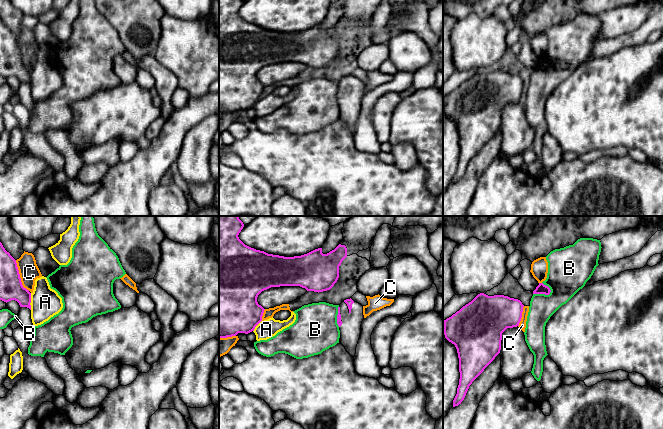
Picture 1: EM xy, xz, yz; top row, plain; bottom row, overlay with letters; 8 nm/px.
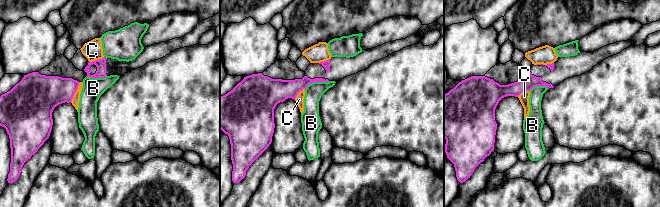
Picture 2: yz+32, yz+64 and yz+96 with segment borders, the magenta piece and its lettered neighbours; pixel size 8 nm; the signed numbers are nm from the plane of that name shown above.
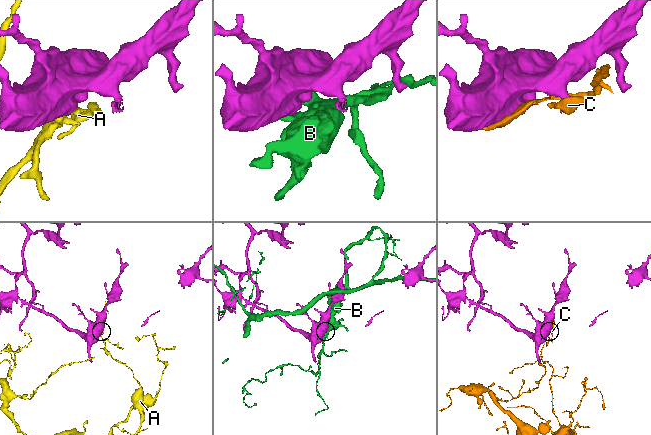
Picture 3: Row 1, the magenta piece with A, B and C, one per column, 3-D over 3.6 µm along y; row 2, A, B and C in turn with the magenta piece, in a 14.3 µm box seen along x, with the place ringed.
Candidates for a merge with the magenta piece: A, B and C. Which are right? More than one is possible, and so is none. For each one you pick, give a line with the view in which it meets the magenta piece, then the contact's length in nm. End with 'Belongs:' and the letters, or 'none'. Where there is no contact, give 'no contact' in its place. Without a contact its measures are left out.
Belongs: none

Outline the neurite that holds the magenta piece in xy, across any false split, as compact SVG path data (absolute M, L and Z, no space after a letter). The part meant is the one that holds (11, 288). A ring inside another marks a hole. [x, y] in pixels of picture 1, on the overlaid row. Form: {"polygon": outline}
{"polygon": "M0 242L0 300L15 300L31 310L31 293L23 287L16 260Z"}

